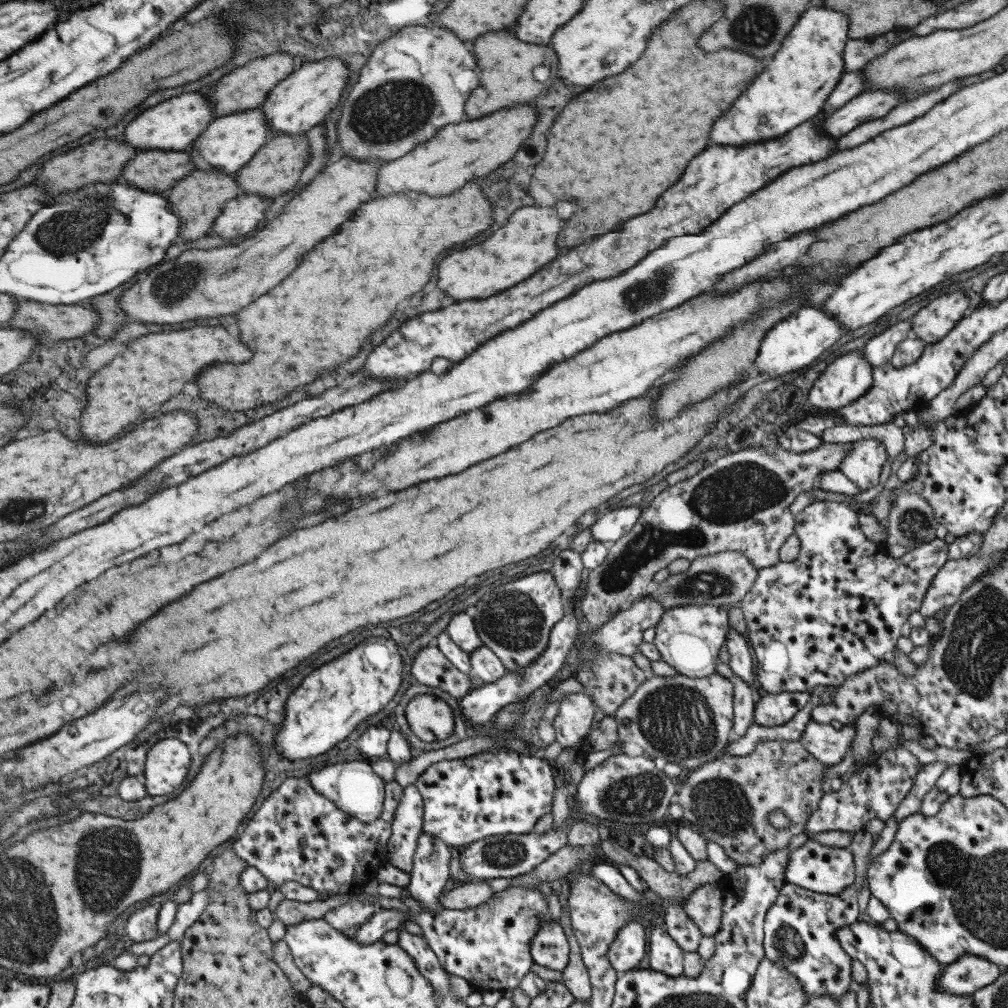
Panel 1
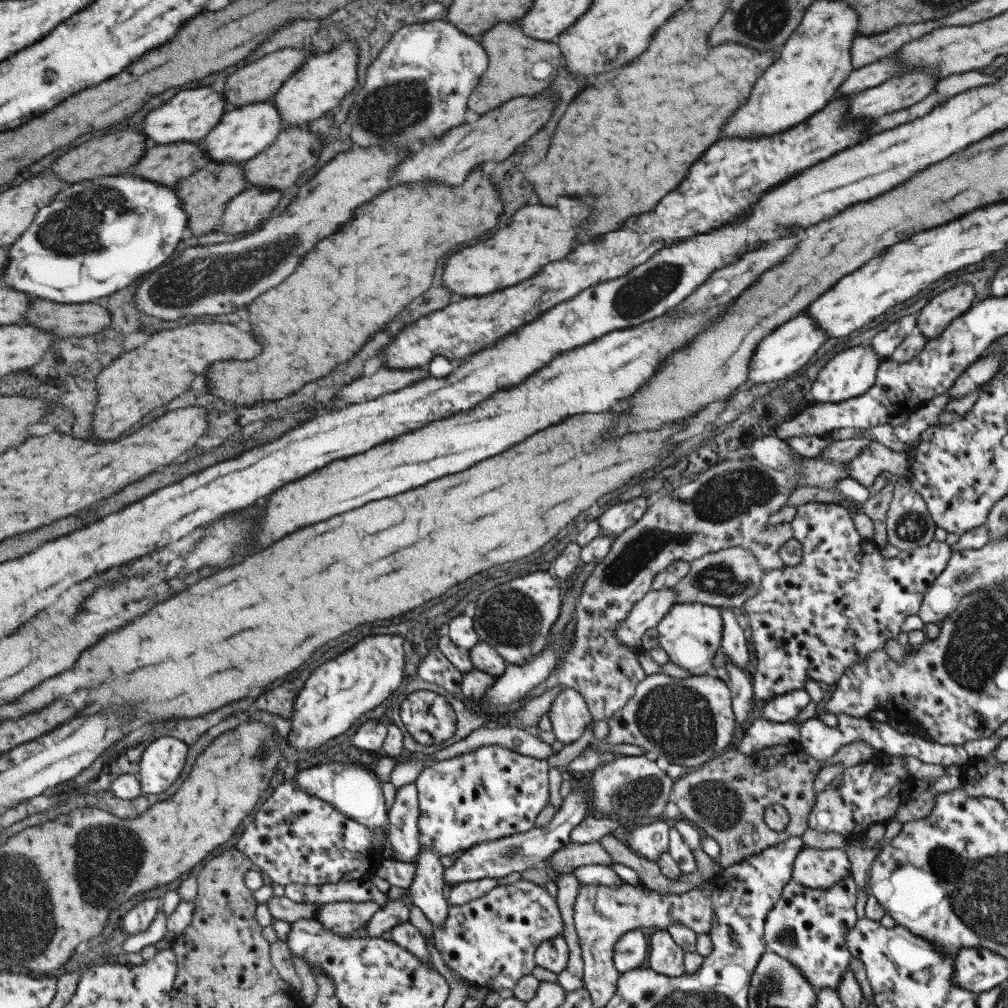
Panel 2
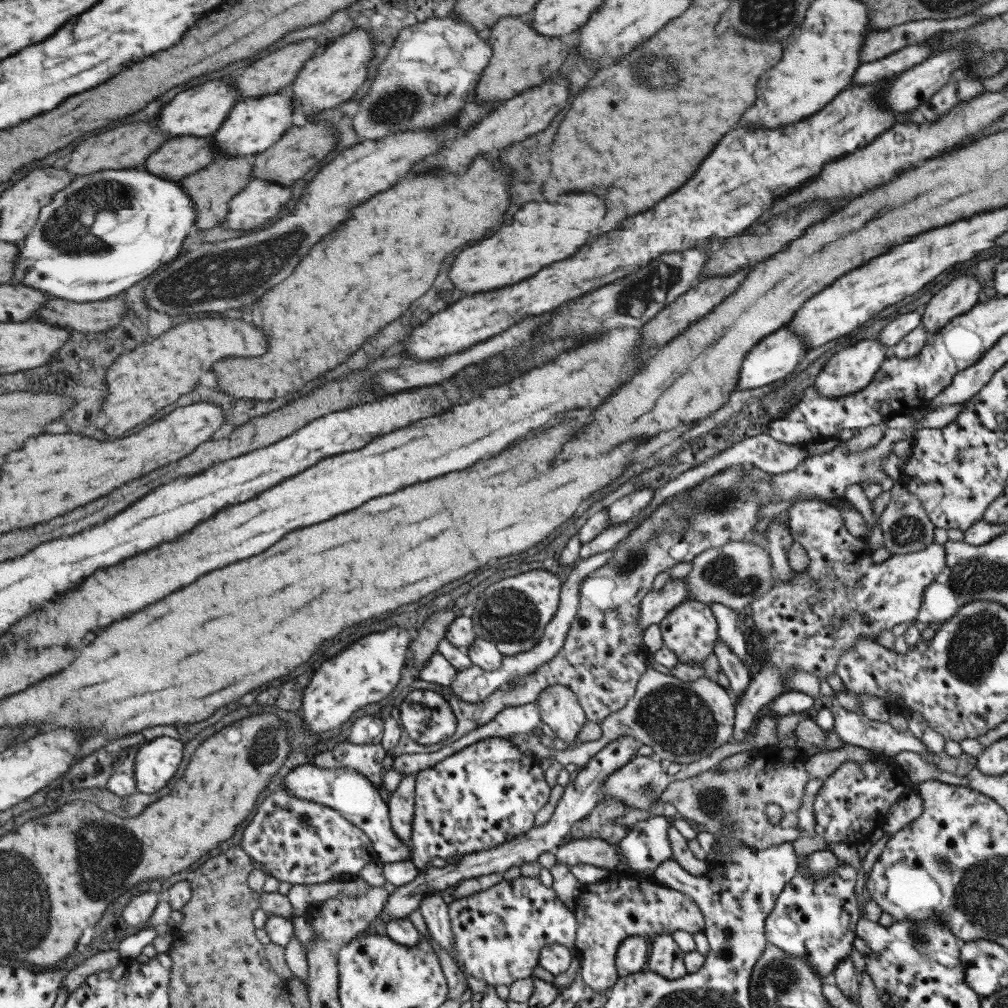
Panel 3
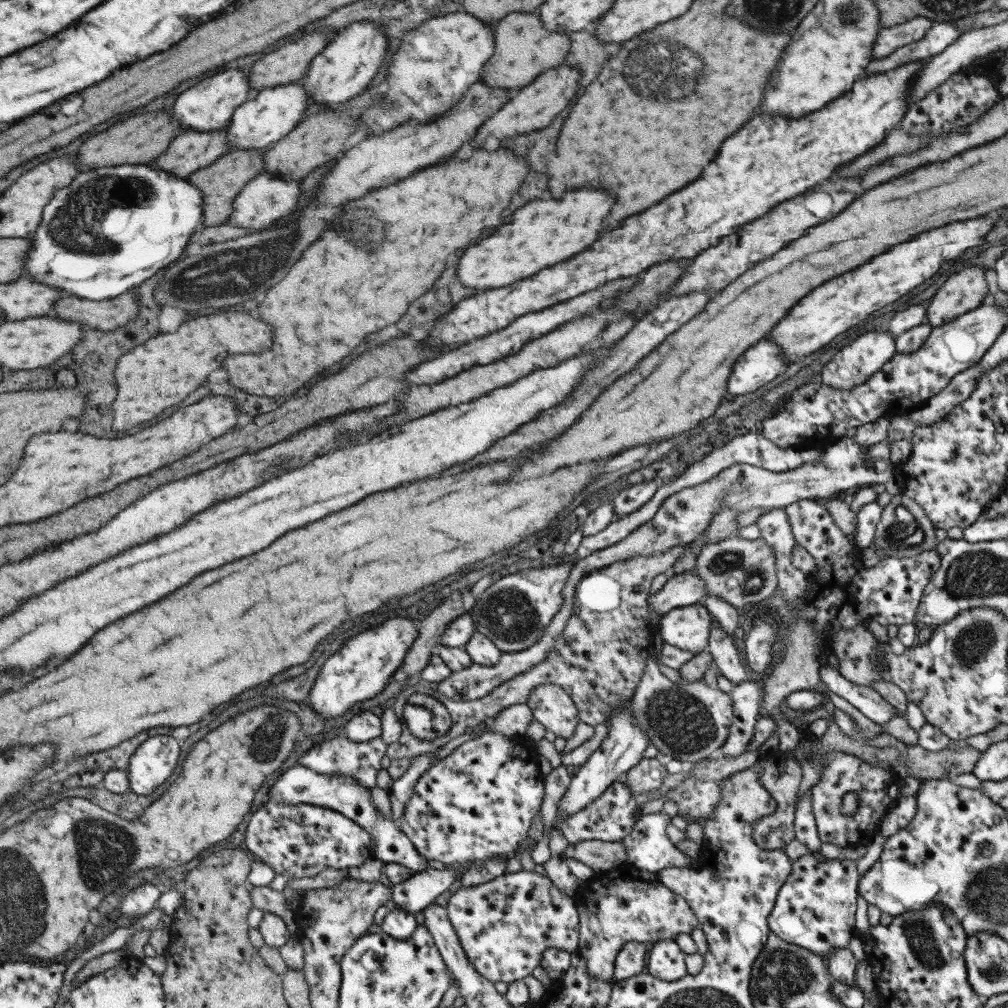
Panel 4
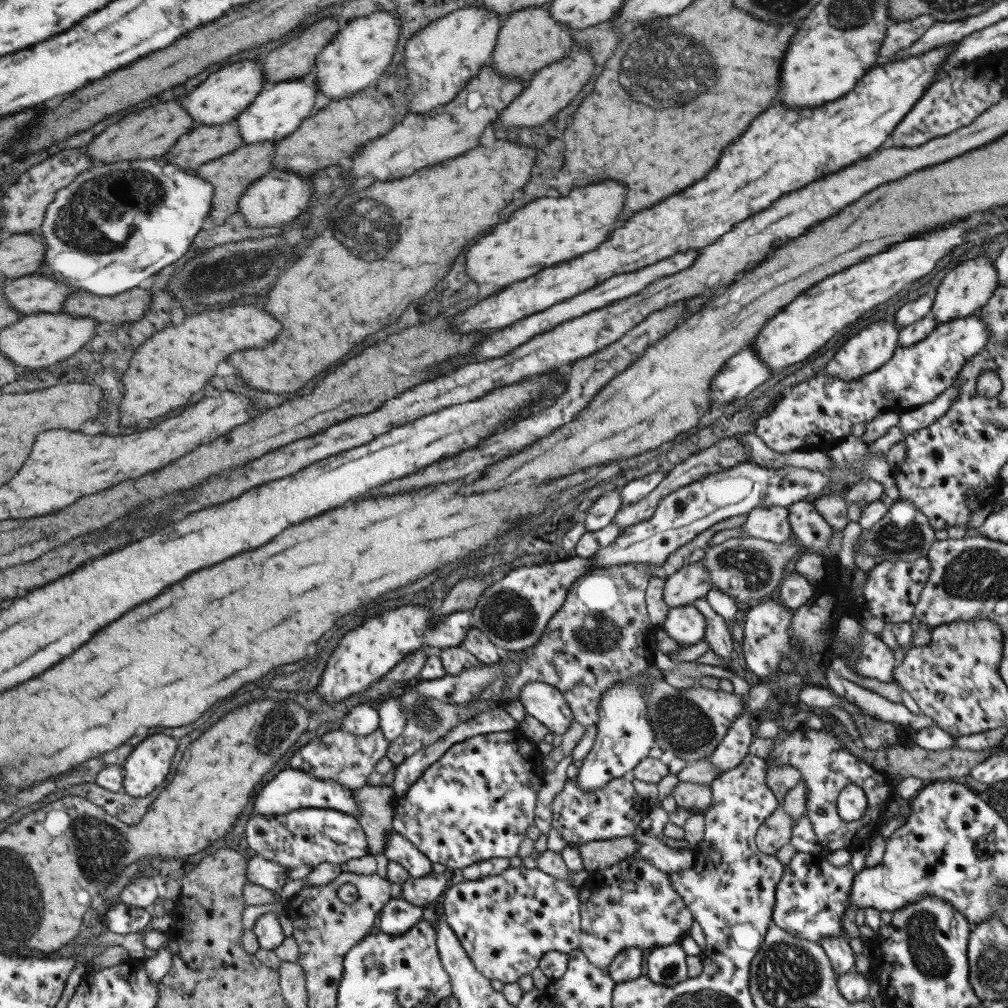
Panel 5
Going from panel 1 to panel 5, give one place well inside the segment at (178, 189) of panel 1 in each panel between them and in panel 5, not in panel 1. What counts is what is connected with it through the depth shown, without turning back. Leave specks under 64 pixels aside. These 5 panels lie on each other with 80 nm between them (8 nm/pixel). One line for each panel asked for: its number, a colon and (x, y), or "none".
2: (204, 193)
3: (210, 189)
4: (219, 183)
5: (229, 175)

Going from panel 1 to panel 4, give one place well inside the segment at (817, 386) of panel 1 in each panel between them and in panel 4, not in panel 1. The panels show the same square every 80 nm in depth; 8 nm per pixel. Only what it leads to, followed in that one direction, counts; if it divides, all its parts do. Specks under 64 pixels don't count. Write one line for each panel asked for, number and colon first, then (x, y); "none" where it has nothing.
2: (850, 373)
3: (850, 370)
4: (854, 363)

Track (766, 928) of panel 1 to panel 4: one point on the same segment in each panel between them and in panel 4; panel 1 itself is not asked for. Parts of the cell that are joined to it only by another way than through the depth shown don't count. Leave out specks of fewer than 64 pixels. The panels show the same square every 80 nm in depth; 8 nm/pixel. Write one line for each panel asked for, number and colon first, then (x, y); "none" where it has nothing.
2: (807, 926)
3: (815, 919)
4: (814, 907)

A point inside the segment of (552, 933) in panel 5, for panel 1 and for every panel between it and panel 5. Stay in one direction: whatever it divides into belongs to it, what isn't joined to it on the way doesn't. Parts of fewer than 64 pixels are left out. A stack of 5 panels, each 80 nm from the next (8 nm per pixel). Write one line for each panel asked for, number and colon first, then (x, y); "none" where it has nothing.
1: (488, 946)
2: (490, 941)
3: (498, 932)
4: (503, 926)

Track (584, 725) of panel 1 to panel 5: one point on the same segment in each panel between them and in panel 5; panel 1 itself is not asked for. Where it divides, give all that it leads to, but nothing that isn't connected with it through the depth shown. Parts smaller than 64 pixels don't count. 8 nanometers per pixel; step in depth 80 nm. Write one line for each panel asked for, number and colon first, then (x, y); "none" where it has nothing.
2: (568, 715)
3: (558, 708)
4: (550, 706)
5: (541, 701)

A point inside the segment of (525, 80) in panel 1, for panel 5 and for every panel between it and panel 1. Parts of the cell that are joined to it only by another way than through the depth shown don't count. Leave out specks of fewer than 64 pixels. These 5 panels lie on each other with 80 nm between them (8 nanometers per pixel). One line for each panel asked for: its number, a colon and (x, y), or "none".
2: (511, 54)
3: (518, 52)
4: (523, 48)
5: (529, 39)

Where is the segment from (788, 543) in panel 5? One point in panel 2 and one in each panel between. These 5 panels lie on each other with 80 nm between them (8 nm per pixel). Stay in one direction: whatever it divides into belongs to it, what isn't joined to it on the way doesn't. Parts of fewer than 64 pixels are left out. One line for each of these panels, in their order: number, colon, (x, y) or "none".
2: (726, 578)
3: (734, 576)
4: (739, 572)

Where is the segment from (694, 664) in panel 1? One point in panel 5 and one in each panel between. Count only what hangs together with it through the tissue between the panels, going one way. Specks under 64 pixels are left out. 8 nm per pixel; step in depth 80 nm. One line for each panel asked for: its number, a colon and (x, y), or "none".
2: (690, 634)
3: (689, 630)
4: (687, 627)
5: (684, 625)

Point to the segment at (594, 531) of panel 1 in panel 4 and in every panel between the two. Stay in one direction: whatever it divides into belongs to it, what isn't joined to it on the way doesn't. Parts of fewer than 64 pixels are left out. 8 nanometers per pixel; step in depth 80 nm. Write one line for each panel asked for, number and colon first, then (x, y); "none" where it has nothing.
2: (614, 520)
3: (630, 504)
4: (630, 498)

